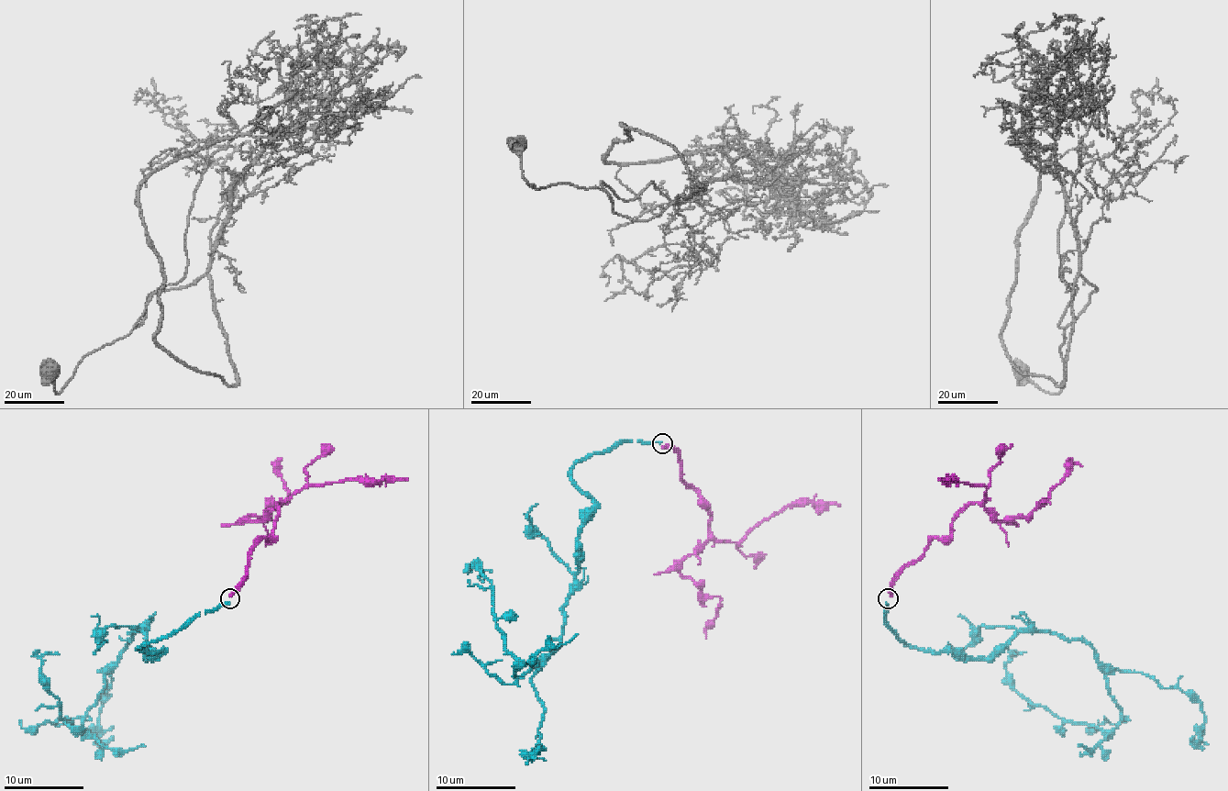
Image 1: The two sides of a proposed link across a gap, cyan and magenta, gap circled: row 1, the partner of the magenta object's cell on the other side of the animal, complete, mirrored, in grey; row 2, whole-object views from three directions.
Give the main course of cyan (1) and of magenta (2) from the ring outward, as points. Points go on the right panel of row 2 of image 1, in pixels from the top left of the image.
1: (886, 602), (910, 646), (972, 658), (1020, 632), (1084, 640), (1120, 722), (1030, 704), (1006, 670), (1026, 652)
2: (890, 596), (898, 574), (952, 532), (970, 502), (998, 520), (1026, 518), (1074, 464), (1082, 466)

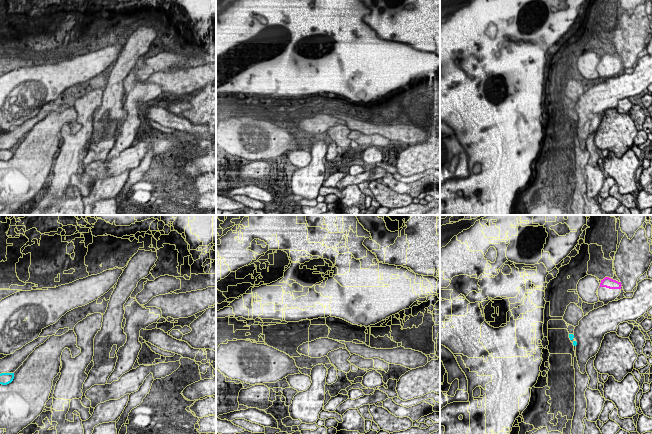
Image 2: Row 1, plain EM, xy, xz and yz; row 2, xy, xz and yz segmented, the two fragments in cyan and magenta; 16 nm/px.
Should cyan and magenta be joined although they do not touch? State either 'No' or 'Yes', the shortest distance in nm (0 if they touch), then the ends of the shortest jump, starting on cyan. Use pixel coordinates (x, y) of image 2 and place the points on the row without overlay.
No. Distance 900 nm. Across: yz (572, 110), (599, 62)

